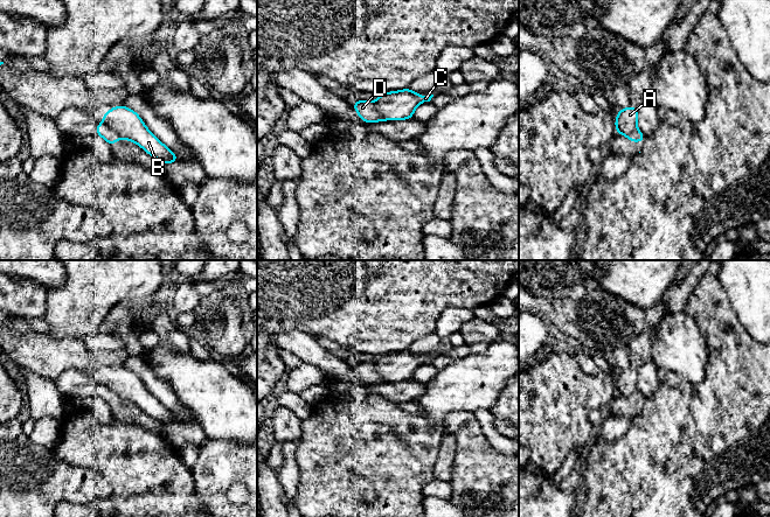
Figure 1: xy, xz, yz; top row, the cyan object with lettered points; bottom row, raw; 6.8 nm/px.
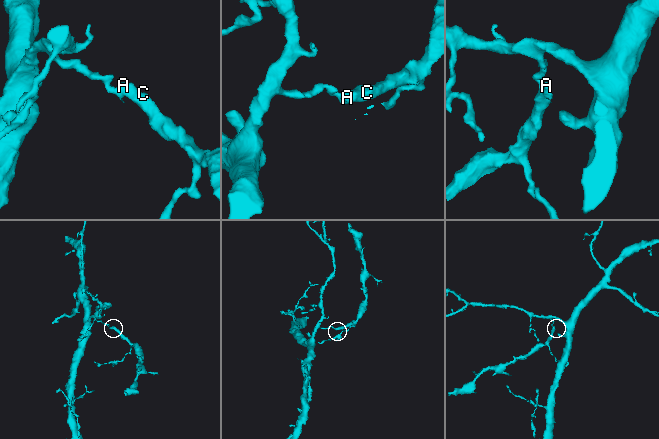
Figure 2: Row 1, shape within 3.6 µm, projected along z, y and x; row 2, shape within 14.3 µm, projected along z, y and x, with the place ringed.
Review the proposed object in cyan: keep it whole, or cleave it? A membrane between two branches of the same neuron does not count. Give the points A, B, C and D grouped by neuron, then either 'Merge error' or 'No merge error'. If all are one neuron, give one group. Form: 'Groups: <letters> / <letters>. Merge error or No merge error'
Groups: A B C / D. Merge error

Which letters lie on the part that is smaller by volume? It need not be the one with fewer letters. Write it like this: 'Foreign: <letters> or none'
Foreign: A, B, C

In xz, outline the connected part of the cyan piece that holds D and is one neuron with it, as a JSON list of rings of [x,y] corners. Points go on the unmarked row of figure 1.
[[[358,362],[353,364],[353,370],[359,376],[363,384],[377,384],[384,383],[386,380],[379,376],[375,371],[373,363],[370,362]]]

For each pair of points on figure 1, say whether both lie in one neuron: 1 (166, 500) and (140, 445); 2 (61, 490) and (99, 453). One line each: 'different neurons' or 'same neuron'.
1: same neuron
2: different neurons

